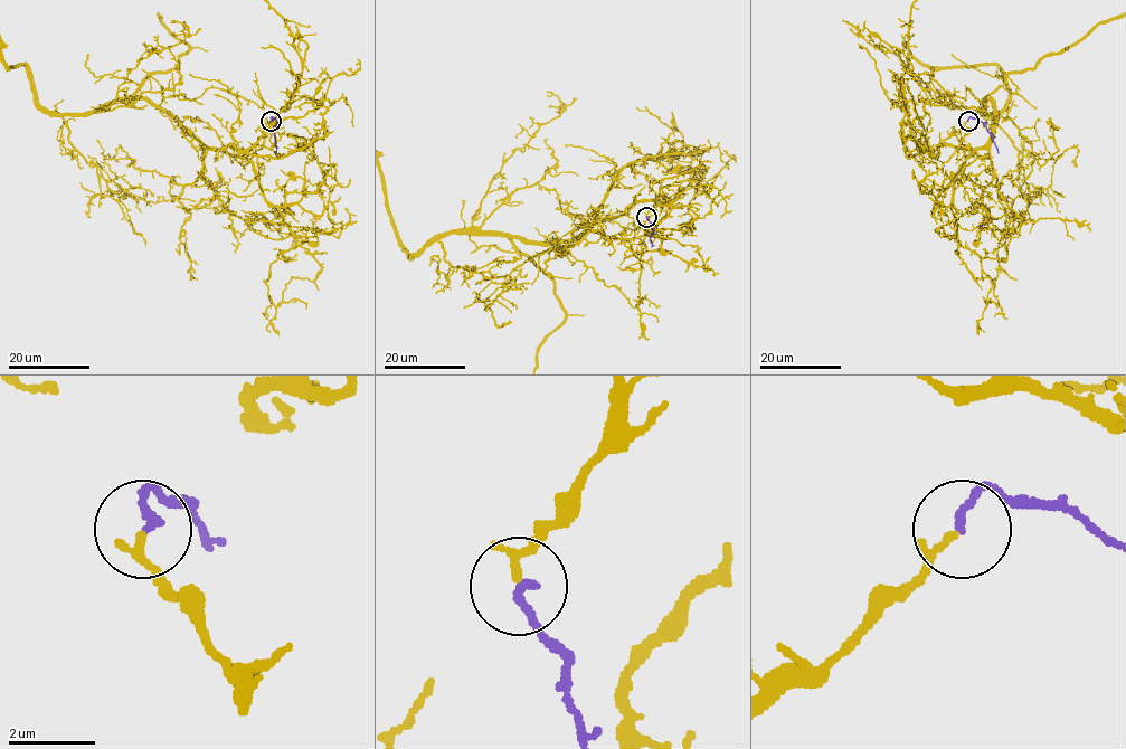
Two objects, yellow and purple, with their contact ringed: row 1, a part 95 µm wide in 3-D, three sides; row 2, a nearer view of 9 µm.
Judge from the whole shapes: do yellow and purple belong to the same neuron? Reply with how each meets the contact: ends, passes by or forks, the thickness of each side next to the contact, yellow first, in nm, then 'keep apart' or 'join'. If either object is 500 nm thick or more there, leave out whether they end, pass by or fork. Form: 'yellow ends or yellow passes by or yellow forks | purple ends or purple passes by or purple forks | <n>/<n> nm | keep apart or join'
yellow passes by | purple ends | 140/190 nm | join

